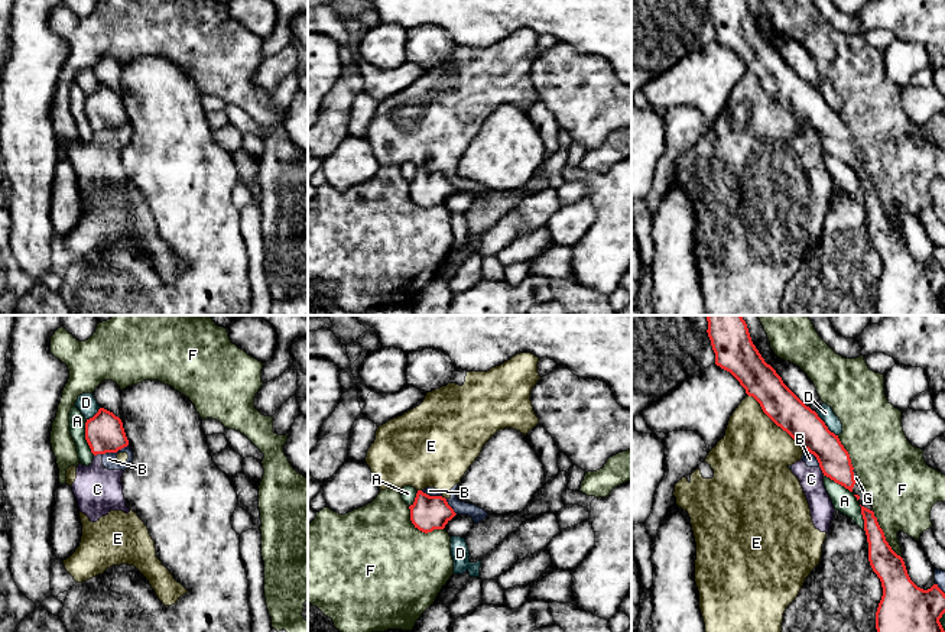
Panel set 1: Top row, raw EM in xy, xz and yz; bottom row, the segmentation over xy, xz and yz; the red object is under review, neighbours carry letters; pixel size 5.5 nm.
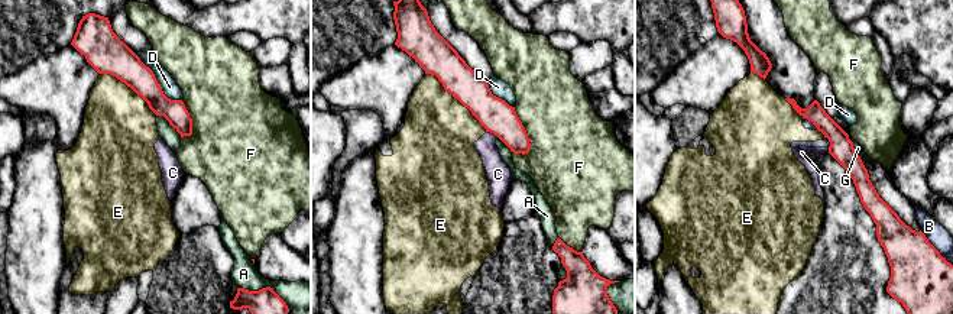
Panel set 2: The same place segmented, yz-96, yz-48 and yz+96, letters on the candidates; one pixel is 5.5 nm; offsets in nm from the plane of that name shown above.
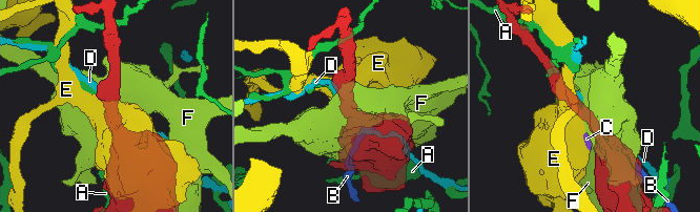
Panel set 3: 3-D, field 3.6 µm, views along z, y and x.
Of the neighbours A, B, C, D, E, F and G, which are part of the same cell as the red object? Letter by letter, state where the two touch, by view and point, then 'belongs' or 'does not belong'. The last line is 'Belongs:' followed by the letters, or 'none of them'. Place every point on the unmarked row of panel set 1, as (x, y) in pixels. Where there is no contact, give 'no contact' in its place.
A: xy (85, 113) | does not belong
B: xy (114, 127) | does not belong
C: yz (821, 145) | does not belong
D: yz (824, 100) | does not belong
E: yz (773, 97) | does not belong
F: xz (421, 206) | does not belong
G: yz (853, 152) | does not belong
Belongs: none of them

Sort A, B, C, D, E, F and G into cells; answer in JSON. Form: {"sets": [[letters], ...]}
{"sets": [["A"], ["B", "C", "E"], ["D"], ["F", "G"]]}

